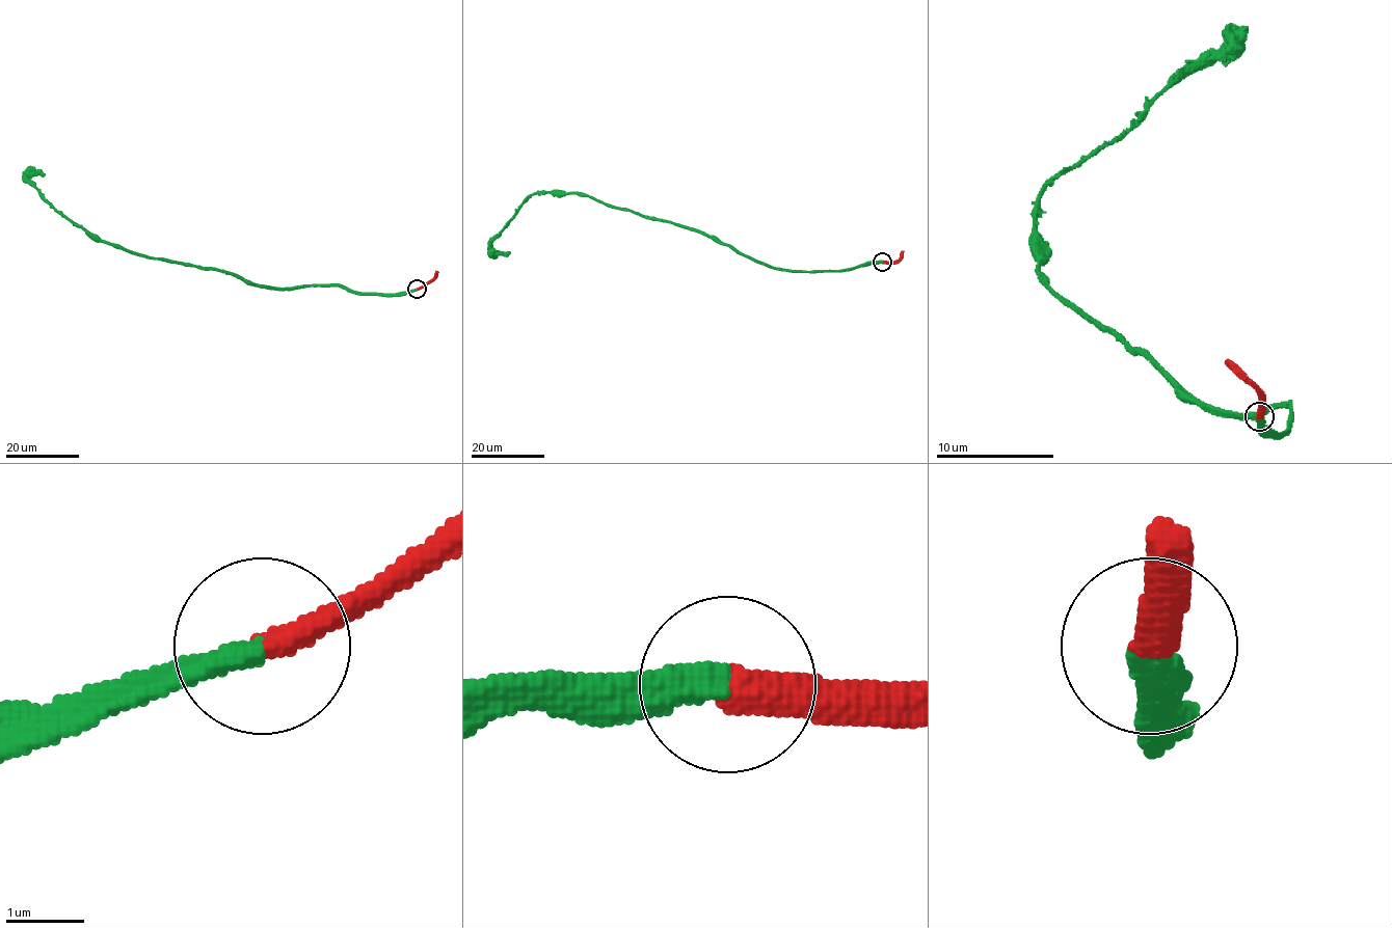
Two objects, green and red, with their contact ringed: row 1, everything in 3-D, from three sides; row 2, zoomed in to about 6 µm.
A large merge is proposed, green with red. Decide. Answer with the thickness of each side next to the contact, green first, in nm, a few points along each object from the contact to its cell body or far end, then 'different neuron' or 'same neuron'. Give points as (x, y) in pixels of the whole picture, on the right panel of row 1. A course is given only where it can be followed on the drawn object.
calibres 360 and 400 nm; course green (1258, 417), (1285, 432), (1290, 408), (1199, 406), (1040, 276), (1037, 199), (1049, 185), (1199, 61), (1229, 52); course red (1258, 417), (1258, 390), (1226, 361); same neuron

